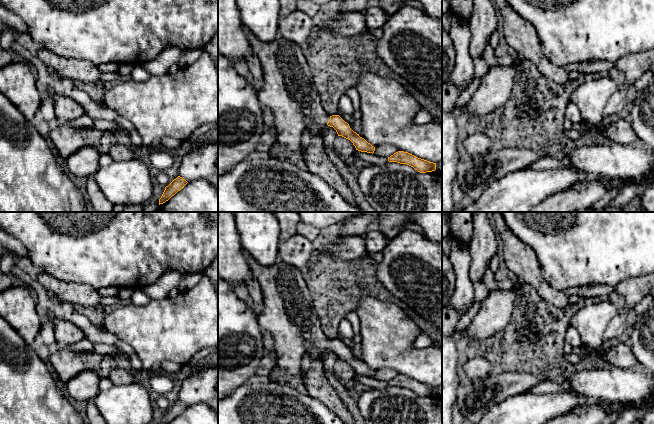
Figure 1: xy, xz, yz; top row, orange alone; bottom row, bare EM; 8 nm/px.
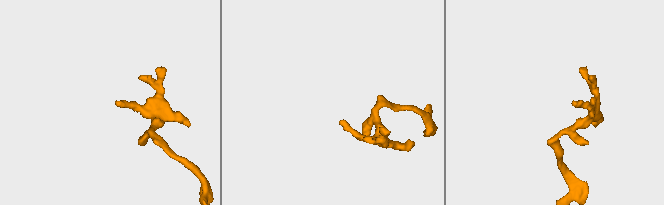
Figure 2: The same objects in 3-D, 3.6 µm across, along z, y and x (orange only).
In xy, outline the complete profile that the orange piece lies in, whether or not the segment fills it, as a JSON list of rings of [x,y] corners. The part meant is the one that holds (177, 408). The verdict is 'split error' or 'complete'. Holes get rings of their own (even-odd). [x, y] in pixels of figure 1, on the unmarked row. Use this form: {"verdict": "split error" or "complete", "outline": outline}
{"verdict": "complete", "outline": [[[178,400],[174,403],[168,410],[165,411],[165,414],[159,424],[169,424],[174,420],[178,415],[180,415],[188,406],[182,401]]]}

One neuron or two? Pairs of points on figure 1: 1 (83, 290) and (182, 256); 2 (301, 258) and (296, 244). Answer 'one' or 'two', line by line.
1: two
2: one

